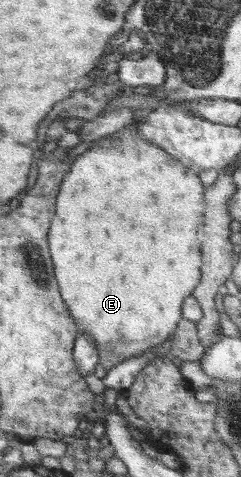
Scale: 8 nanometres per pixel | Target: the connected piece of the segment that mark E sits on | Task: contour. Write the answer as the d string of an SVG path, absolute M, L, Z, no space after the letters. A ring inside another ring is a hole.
M137 121L125 125L123 129L96 141L91 149L77 157L72 169L64 178L57 195L57 212L51 222L51 232L48 235L48 248L51 250L52 263L56 281L59 283L60 295L67 303L69 315L73 317L79 331L86 332L93 337L95 347L99 351L99 361L102 369L107 373L115 365L123 363L128 358L143 355L161 343L175 331L177 323L181 321L181 305L188 300L191 291L199 284L201 277L201 241L203 241L203 195L205 187L199 174L181 165L169 153L158 149L155 143L141 139L137 133Z

